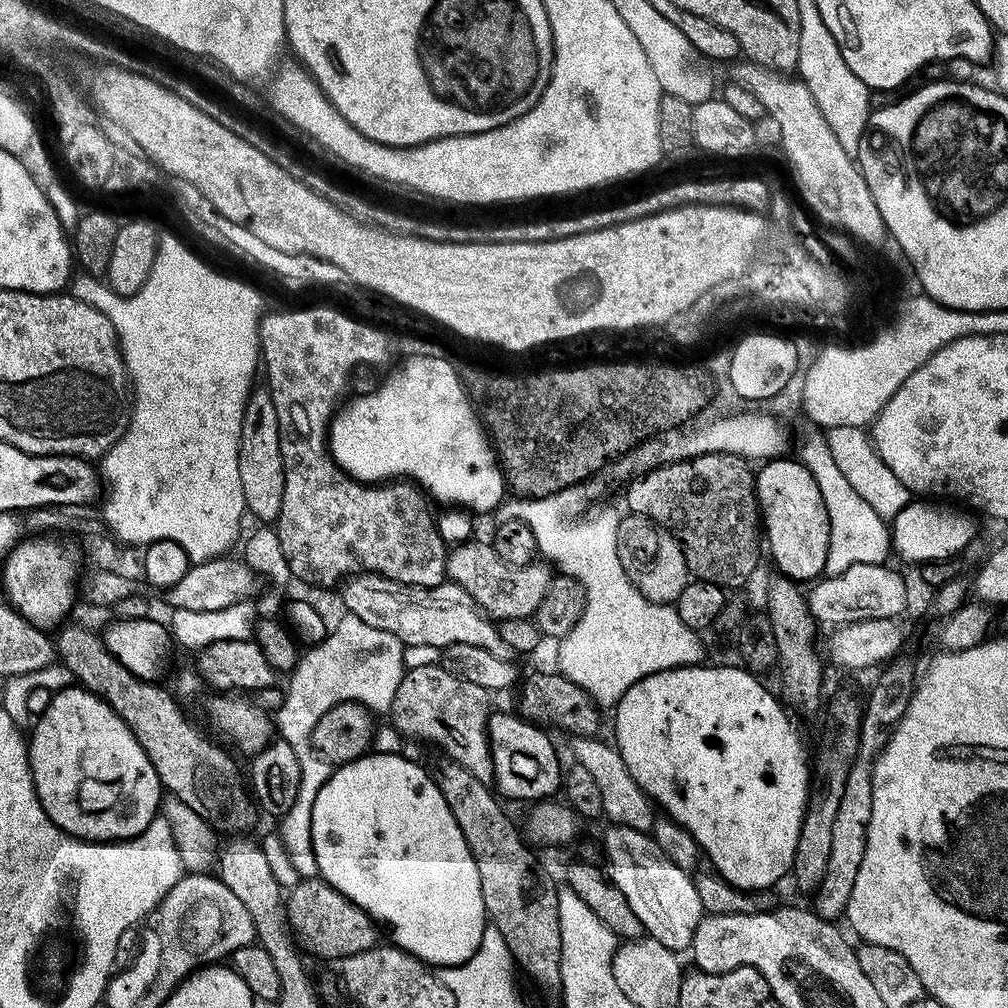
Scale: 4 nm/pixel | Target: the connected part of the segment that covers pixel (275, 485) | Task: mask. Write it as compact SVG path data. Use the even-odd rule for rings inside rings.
M266 390L253 391L246 402L246 410L242 416L242 434L238 442L238 478L242 478L242 494L247 515L257 516L260 522L275 522L282 510L284 467L282 466L280 431L278 430L278 410L274 410L272 395Z

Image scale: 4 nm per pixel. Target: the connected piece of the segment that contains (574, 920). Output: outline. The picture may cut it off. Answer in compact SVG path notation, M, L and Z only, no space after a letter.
M564 886L559 889L560 893L560 929L562 930L562 954L566 958L566 971L572 976L590 976L590 982L596 990L596 996L618 1000L622 990L612 992L614 974L604 976L604 968L612 966L612 959L618 947L618 938L607 926L594 915L594 910L578 898L572 889Z

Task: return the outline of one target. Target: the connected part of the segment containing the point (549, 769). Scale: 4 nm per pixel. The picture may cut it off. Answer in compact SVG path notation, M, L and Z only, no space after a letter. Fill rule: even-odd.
M493 711L488 717L488 744L492 748L495 791L505 801L547 801L562 788L562 768L560 772L560 756L556 753L556 744L544 733L547 731L539 723L512 712Z

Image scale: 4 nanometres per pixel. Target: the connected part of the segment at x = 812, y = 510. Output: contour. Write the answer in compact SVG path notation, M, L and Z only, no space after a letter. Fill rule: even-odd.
M788 459L765 460L755 469L756 502L760 506L766 548L772 551L772 560L776 563L775 571L797 582L812 582L826 566L826 554L830 550L830 514L826 514L826 502L822 502L822 490L818 490L814 474L810 474L799 459Z

